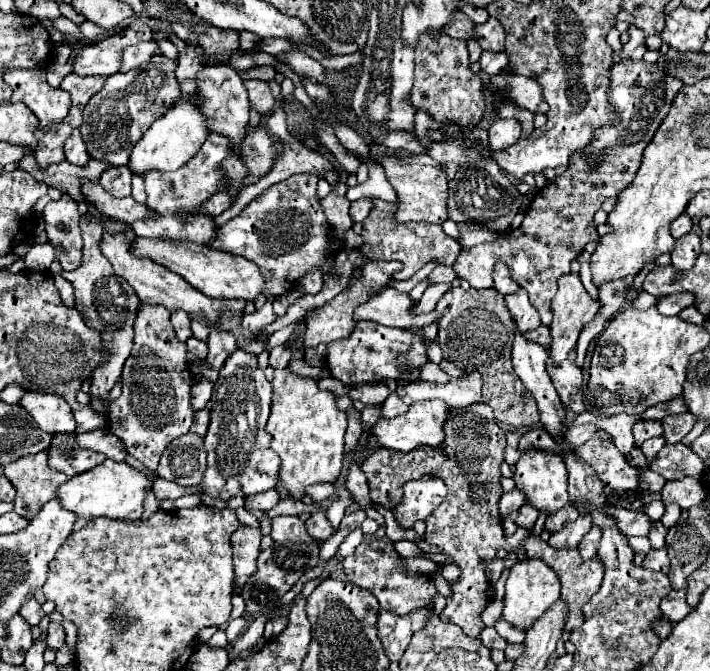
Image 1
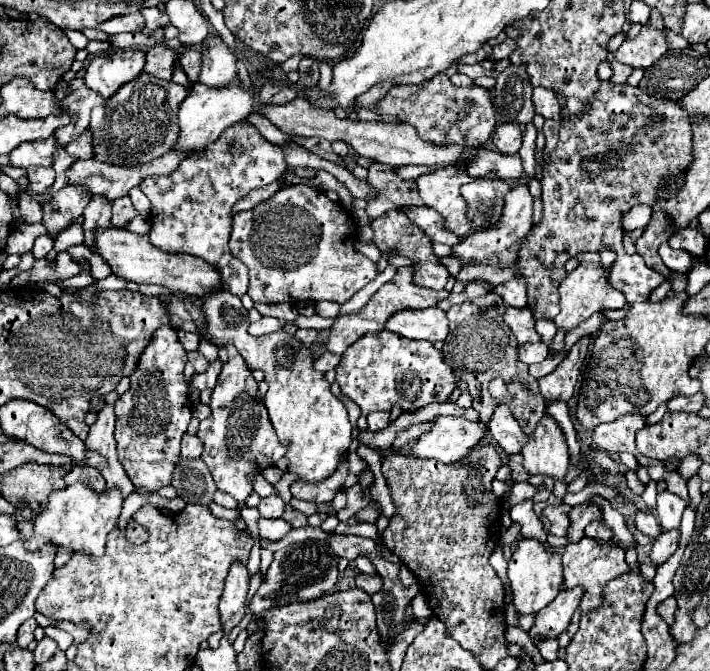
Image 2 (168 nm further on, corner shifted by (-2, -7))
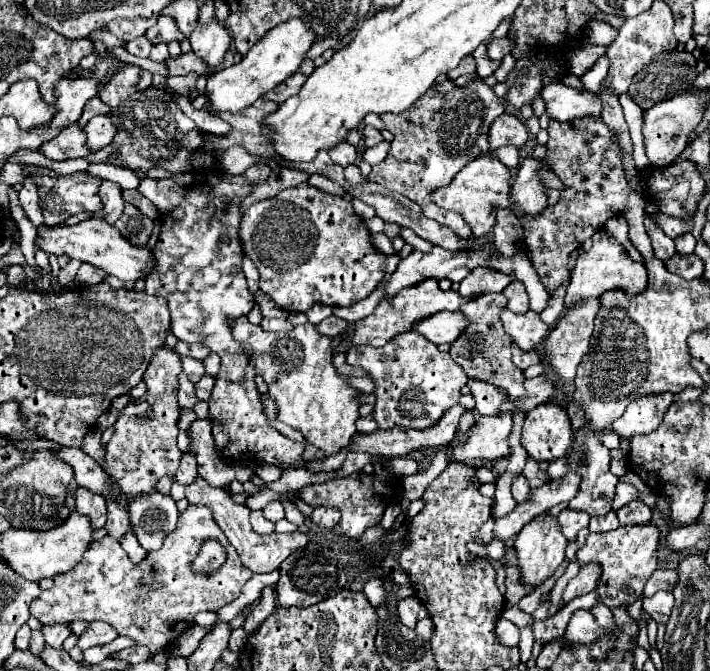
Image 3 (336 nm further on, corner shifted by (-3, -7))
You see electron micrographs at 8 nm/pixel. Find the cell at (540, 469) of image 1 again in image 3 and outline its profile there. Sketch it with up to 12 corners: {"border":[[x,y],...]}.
{"border":[[554,403],[528,413],[522,447],[552,463],[572,445],[568,413]]}

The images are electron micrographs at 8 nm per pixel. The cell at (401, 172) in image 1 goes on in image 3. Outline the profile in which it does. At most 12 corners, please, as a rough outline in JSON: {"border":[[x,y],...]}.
{"border":[[490,155],[470,161],[432,191],[460,213],[472,237],[494,225],[492,209],[512,205],[510,169]]}

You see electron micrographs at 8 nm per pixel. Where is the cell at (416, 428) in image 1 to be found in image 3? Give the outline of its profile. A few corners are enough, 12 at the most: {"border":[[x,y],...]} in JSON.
{"border":[[512,413],[480,417],[464,443],[446,445],[454,461],[500,459],[510,453]]}

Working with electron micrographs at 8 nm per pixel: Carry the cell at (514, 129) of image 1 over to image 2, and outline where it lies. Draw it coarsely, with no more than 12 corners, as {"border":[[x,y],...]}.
{"border":[[501,123],[491,137],[503,155],[515,155],[523,131],[519,123]]}

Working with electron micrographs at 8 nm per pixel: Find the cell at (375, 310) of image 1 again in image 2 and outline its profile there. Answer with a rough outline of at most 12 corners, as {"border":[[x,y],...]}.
{"border":[[443,309],[403,311],[385,325],[409,339],[443,341]]}

